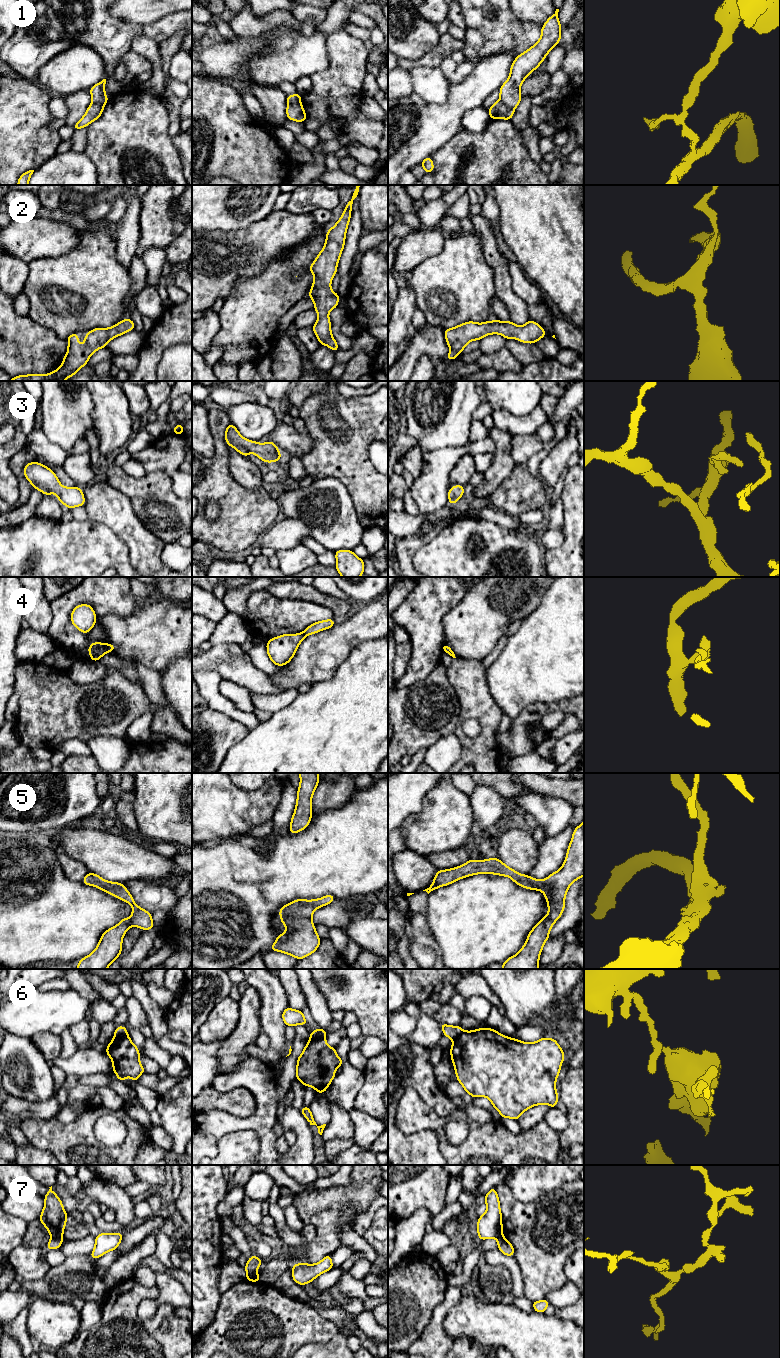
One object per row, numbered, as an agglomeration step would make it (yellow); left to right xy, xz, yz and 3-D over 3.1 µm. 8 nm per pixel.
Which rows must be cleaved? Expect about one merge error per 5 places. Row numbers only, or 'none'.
1, 4, 6, 7

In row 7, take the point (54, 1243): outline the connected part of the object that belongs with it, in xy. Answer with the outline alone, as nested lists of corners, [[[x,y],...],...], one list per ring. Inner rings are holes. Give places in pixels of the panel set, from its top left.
[[[63,1237],[51,1238],[50,1241],[48,1242],[48,1244],[46,1245],[46,1248],[48,1250],[60,1249],[62,1242],[63,1242]]]

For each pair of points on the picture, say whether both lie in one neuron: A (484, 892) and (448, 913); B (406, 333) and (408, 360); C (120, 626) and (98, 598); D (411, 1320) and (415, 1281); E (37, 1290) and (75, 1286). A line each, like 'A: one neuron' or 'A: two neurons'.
A: one neuron
B: two neurons
C: two neurons
D: one neuron
E: one neuron

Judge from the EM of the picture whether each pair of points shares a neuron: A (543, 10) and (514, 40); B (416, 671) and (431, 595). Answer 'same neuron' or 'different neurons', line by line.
A: different neurons
B: same neuron

